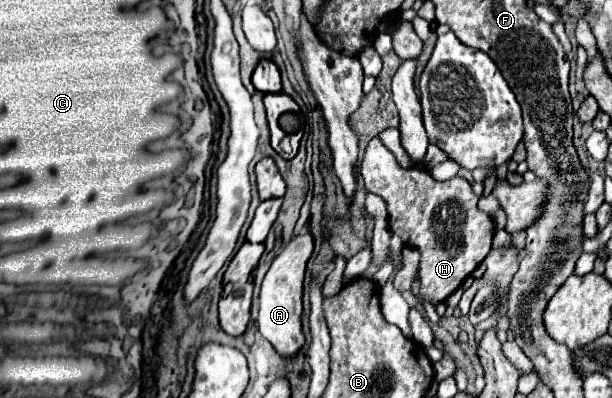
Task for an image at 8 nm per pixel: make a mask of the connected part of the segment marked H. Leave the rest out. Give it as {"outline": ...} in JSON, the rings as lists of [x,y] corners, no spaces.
{"outline":[[[379,137],[369,141],[361,167],[365,189],[379,195],[387,205],[389,231],[421,253],[421,299],[433,305],[445,301],[487,257],[495,233],[493,219],[477,207],[479,197],[471,191],[471,183],[461,177],[435,181],[421,167],[403,169]]]}

